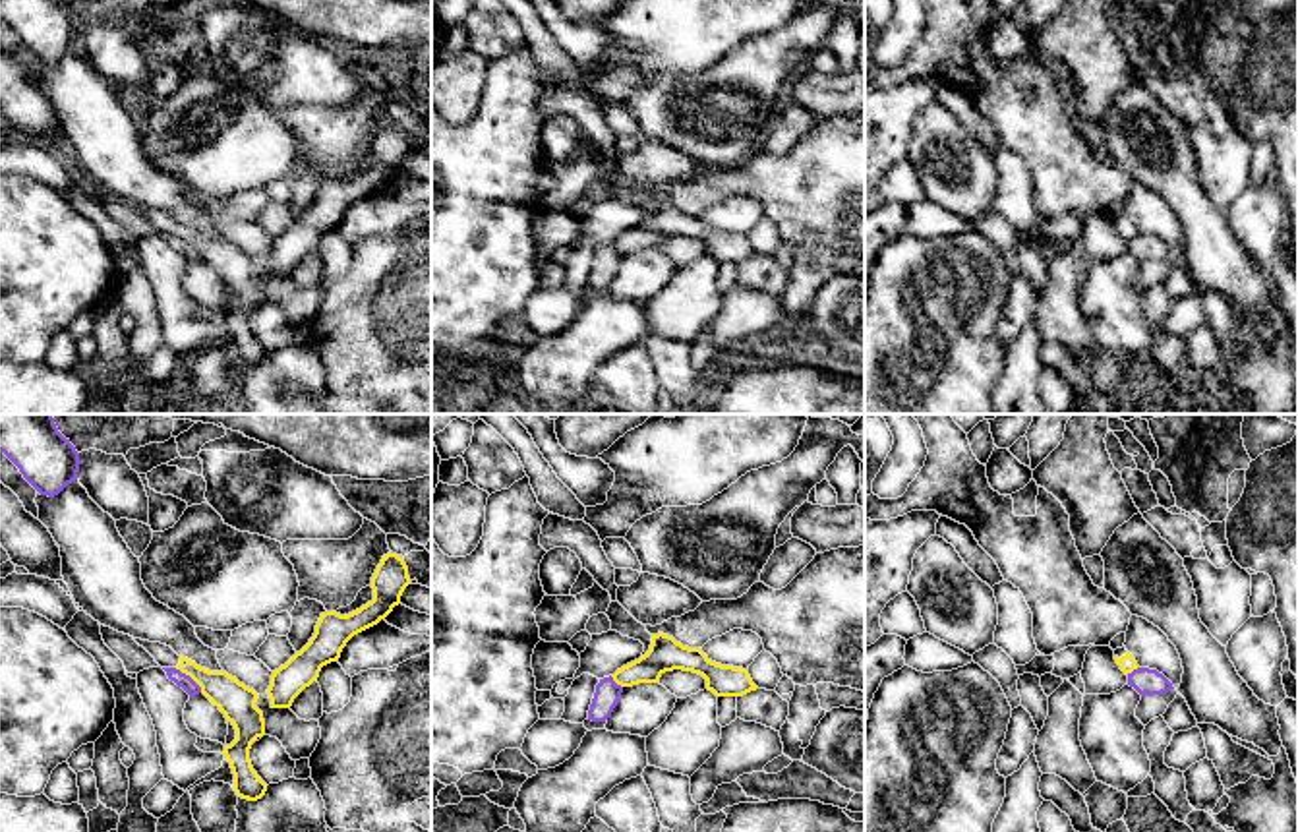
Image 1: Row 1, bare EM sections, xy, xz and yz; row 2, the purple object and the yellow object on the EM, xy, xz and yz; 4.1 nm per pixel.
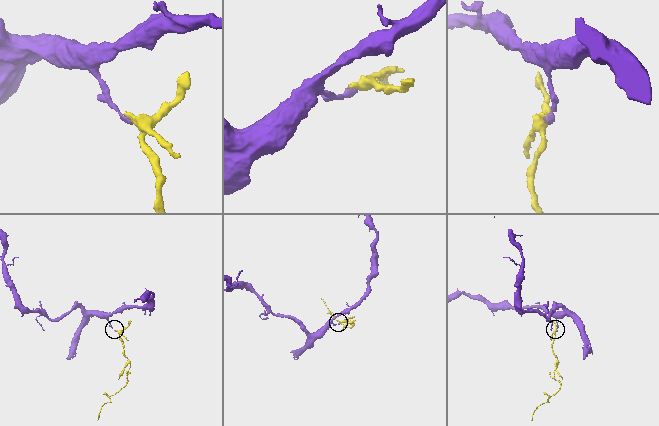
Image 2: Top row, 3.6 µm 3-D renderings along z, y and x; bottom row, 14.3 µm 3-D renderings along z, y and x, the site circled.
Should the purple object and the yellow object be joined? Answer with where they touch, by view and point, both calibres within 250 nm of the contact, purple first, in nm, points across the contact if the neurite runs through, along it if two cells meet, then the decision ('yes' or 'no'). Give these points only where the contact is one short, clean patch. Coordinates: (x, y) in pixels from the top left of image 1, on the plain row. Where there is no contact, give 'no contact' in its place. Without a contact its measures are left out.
meets purple in xy at (192, 246); 60 nm thick on the purple side, 150 nm on the other; border along xy (178, 235), (202, 258); no

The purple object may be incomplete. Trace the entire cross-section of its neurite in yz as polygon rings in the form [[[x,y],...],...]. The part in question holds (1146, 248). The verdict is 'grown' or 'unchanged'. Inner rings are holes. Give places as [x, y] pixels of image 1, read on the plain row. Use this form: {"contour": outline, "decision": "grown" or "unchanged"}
{"contour": [[[1137,234],[1128,240],[1128,252],[1134,253],[1141,263],[1163,261],[1174,255],[1163,240],[1149,234]]], "decision": "unchanged"}

